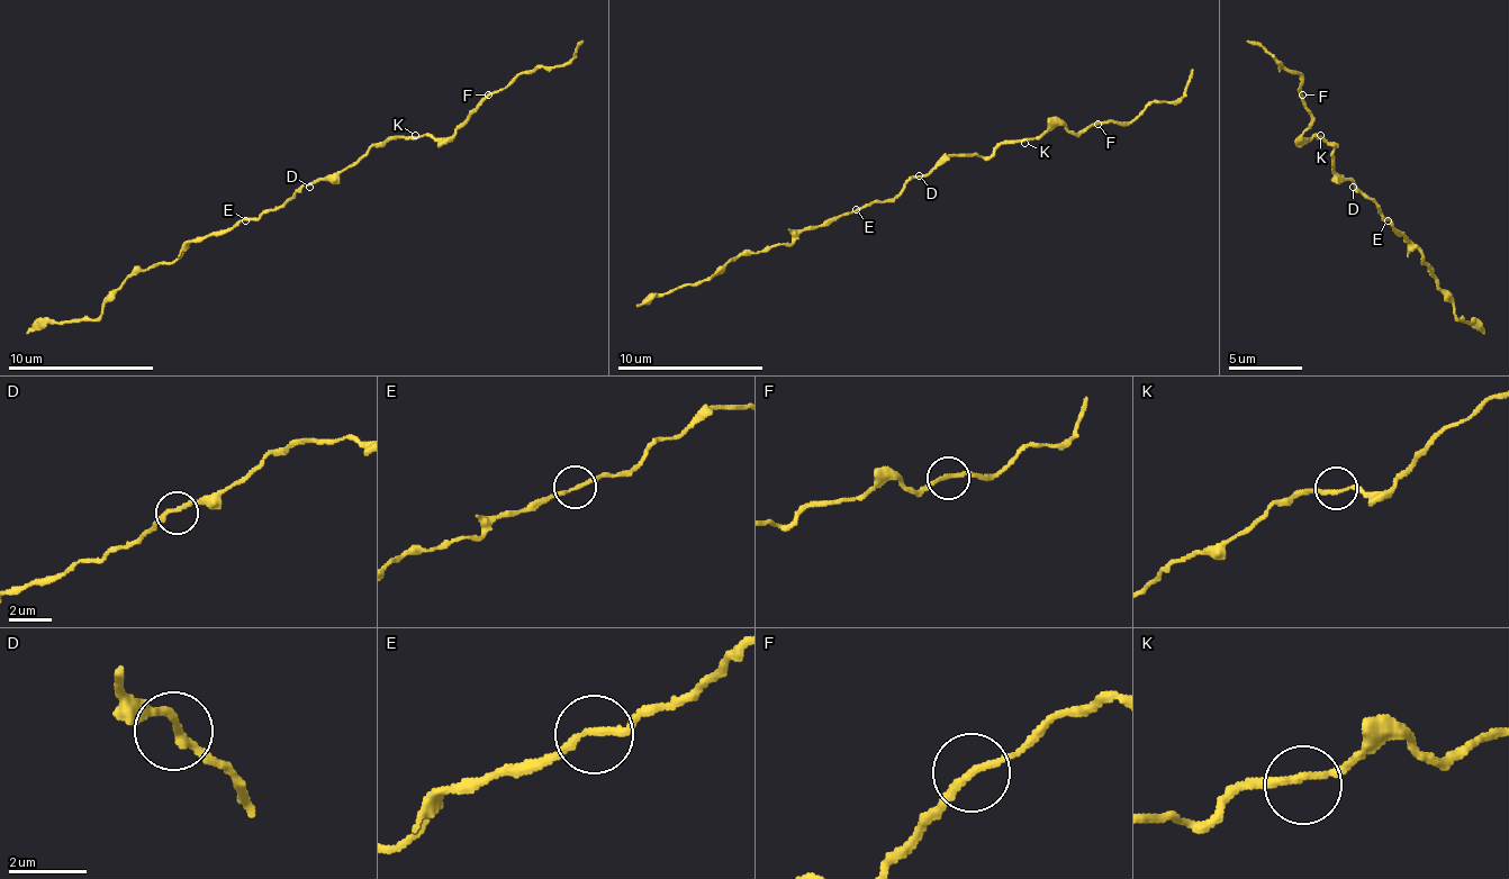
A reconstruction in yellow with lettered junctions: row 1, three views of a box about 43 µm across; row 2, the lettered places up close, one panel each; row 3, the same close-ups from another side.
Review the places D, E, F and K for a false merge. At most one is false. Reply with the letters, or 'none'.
none

